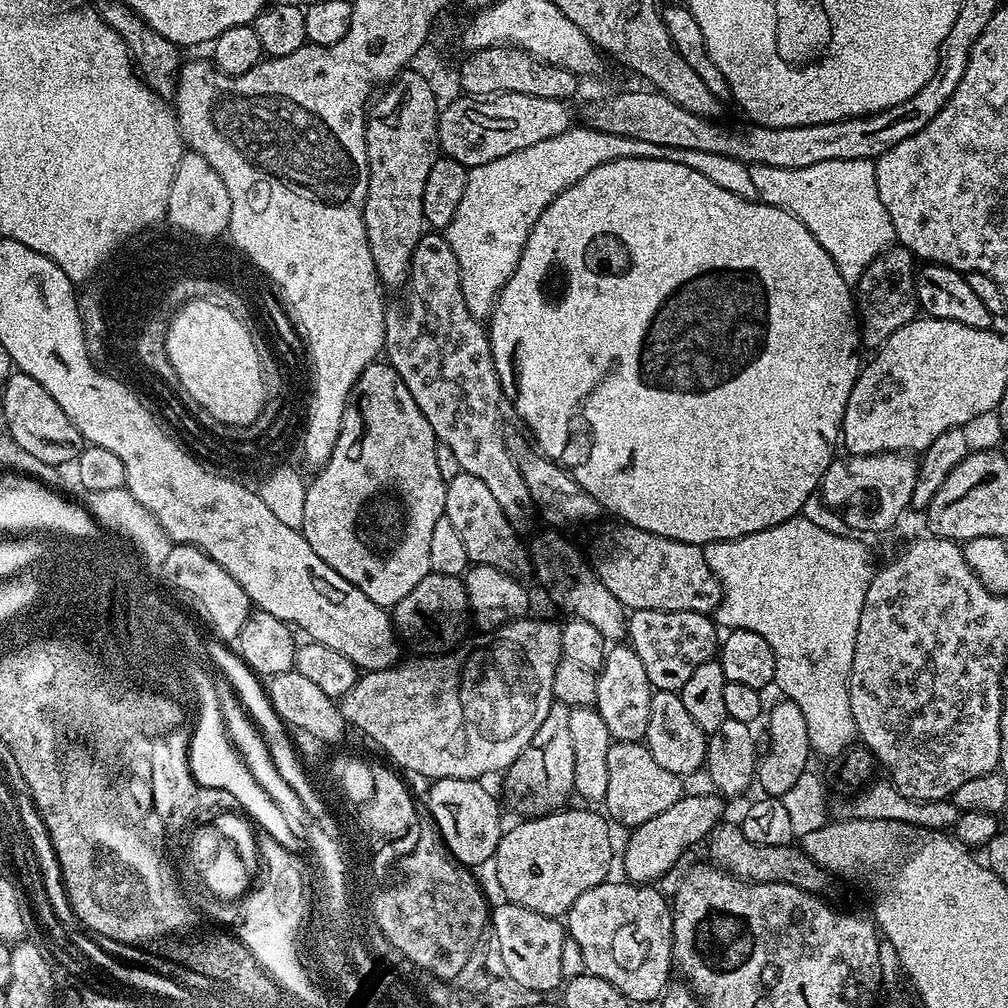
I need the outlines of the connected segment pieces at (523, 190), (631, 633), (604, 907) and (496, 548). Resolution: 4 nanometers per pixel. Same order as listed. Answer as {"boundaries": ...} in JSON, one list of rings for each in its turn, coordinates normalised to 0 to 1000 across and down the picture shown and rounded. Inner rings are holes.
{"boundaries":[[[[568,125],[550,137],[522,145],[522,149],[510,149],[510,153],[502,153],[502,157],[490,157],[490,161],[466,167],[458,200],[444,221],[442,233],[446,248],[450,248],[450,256],[454,256],[462,308],[466,308],[470,316],[479,318],[487,313],[492,296],[510,272],[514,256],[522,244],[522,236],[526,228],[530,228],[530,220],[534,220],[538,208],[542,208],[542,204],[546,204],[558,188],[581,177],[585,169],[593,169],[593,165],[613,161],[617,157],[649,157],[650,160],[683,165],[729,194],[741,195],[747,189],[743,166],[732,158],[704,153],[703,150],[637,141],[637,137],[601,133],[582,125]]],[[[633,605],[621,615],[621,635],[633,649],[652,687],[674,687],[684,673],[688,673],[688,665],[712,647],[711,620],[705,610],[697,607],[666,607],[665,605]]],[[[600,875],[589,879],[589,883],[581,883],[576,887],[573,895],[562,907],[562,925],[573,935],[577,942],[579,959],[582,967],[592,968],[605,978],[609,978],[616,986],[622,988],[624,993],[639,996],[642,992],[654,993],[659,981],[665,975],[669,964],[667,951],[667,899],[664,890],[654,885],[654,880],[642,877],[607,877]]],[[[456,467],[454,474],[443,477],[443,481],[440,511],[446,514],[450,526],[454,526],[465,557],[490,562],[513,573],[519,572],[519,567],[523,568],[526,563],[525,545],[516,537],[519,535],[506,522],[506,518],[502,518],[502,510],[498,510],[494,497],[486,491],[482,478],[470,474],[470,470]]]]}

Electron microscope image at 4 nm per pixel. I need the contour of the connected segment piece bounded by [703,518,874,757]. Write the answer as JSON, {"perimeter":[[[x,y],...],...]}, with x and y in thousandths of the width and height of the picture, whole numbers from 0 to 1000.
{"perimeter":[[[787,514],[736,534],[697,541],[700,558],[704,565],[708,565],[718,586],[708,615],[715,624],[739,623],[760,633],[764,645],[768,645],[769,682],[774,682],[773,689],[777,693],[788,696],[796,704],[805,745],[810,750],[836,751],[850,733],[847,708],[843,708],[841,678],[851,633],[851,617],[855,613],[855,597],[859,597],[867,559],[860,542],[853,537],[856,535],[845,530],[832,532],[806,516],[794,515]]]}

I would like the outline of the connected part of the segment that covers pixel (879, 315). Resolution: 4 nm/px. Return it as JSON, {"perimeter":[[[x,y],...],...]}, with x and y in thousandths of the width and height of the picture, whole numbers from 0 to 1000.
{"perimeter":[[[885,244],[874,251],[858,266],[852,279],[847,282],[847,297],[853,322],[853,335],[856,344],[868,347],[895,323],[910,316],[909,271],[910,259],[896,244]]]}

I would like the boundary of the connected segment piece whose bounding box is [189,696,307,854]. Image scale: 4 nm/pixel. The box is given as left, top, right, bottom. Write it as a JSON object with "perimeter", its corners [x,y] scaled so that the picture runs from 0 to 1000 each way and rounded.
{"perimeter":[[[200,690],[192,692],[196,710],[189,723],[188,740],[188,760],[192,773],[197,779],[206,783],[220,785],[238,800],[236,801],[260,825],[271,831],[276,838],[288,845],[300,847],[305,844],[305,837],[290,826],[279,805],[268,792],[263,779],[255,772],[243,753],[240,752],[224,728],[219,705],[219,693],[200,694]]]}

